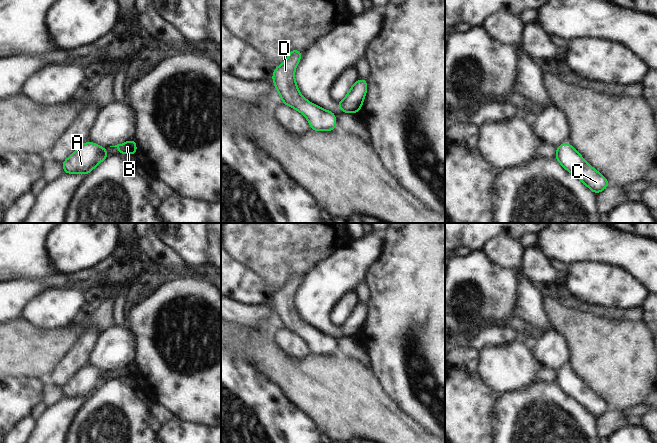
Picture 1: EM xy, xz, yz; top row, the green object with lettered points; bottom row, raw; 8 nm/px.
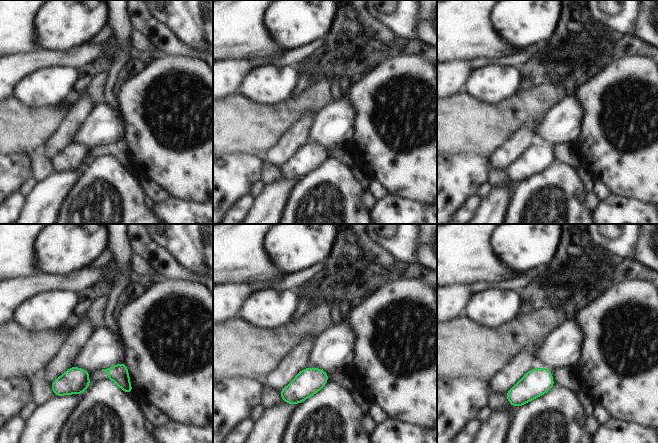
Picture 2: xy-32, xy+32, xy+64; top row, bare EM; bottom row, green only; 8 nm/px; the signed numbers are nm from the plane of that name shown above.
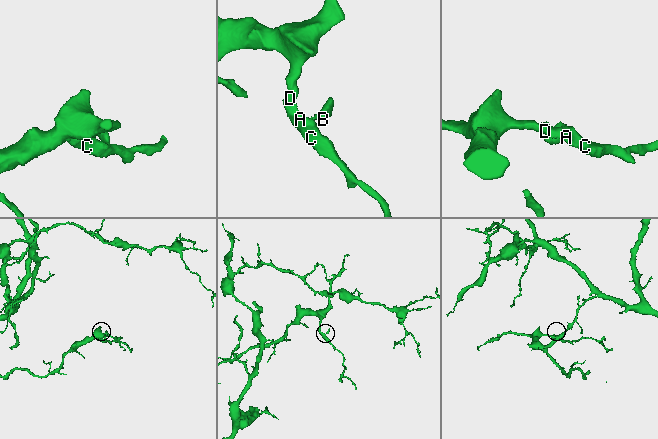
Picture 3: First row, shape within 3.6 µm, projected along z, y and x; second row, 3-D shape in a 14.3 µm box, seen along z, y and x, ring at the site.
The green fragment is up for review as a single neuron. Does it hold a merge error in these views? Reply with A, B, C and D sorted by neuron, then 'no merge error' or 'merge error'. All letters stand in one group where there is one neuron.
A C D / B | merge error

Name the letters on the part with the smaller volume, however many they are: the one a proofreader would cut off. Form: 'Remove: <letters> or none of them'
Remove: B

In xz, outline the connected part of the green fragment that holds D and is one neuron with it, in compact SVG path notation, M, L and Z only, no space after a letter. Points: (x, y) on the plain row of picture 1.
M291 273L286 285L277 290L272 299L273 307L284 327L302 337L309 345L313 355L331 355L338 353L336 339L309 326L298 314L294 302L295 293L303 276Z

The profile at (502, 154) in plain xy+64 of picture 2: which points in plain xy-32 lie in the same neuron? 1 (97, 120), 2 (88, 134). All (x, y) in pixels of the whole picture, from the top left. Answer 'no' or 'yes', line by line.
1: no
2: no

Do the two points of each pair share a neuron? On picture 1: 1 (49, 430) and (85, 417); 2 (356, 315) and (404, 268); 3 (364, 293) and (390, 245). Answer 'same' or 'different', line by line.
1: different
2: different
3: different

